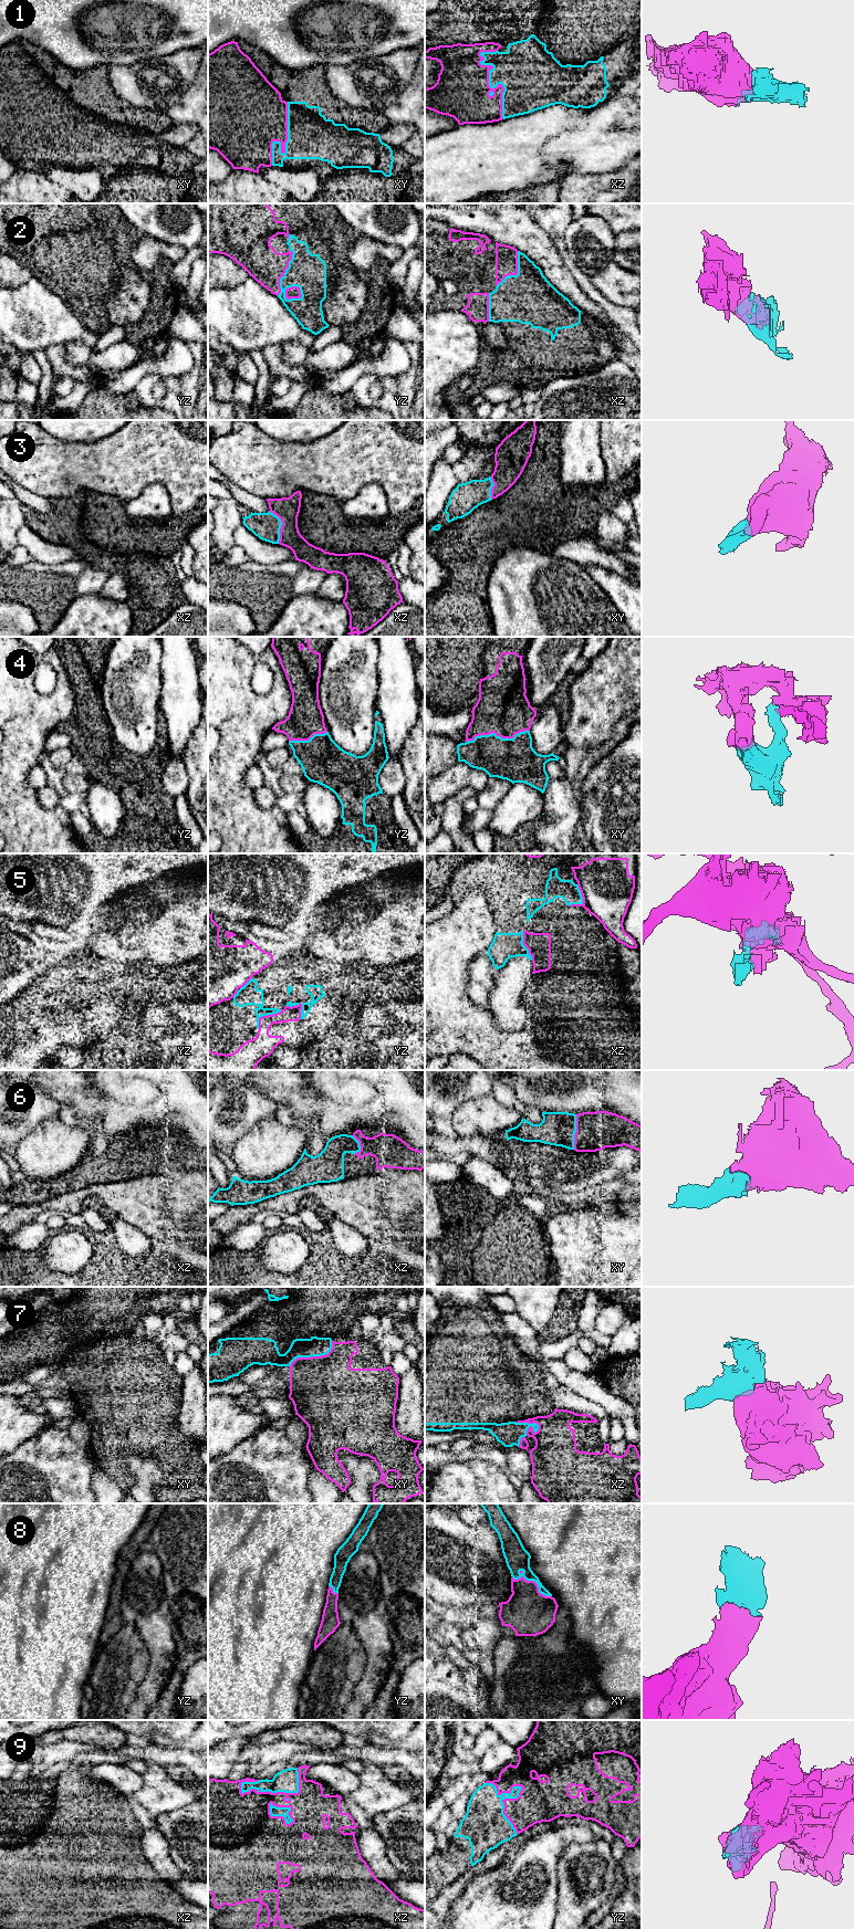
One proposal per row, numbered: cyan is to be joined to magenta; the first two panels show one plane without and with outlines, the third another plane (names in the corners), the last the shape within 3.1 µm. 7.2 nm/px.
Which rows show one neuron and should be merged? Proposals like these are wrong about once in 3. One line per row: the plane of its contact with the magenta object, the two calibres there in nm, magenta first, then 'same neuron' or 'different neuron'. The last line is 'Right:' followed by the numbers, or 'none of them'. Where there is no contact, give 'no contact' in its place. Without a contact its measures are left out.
1: contact in xz; calibres 380 and 320 nm; same neuron
2: contact in yz; calibres 90 and 260 nm; same neuron
3: contact in xz; calibres 180 and 190 nm; same neuron
4: contact in xy; calibres 380 and 320 nm; same neuron
5: contact in xz; calibres 380 and 150 nm; different neuron
6: contact in xy; calibres 280 and 240 nm; same neuron
7: contact in xz; calibres 320 and 170 nm; same neuron
8: contact in xy; calibres 340 and 180 nm; same neuron
9: contact in xz; calibres 280 and 170 nm; same neuron
Right: 1, 2, 3, 4, 6, 7, 8, 9

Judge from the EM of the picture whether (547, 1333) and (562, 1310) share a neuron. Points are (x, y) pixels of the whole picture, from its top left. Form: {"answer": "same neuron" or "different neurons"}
{"answer": "same neuron"}

